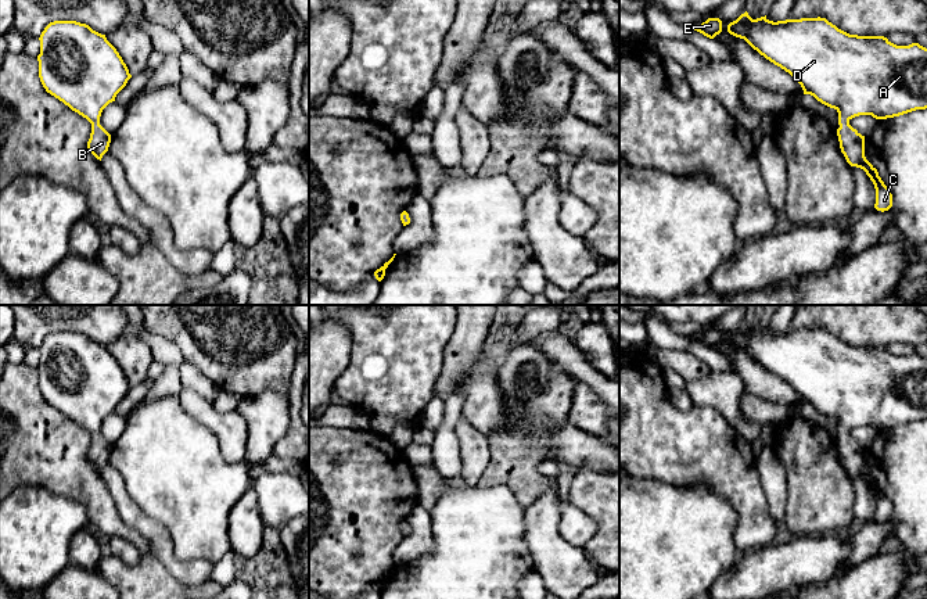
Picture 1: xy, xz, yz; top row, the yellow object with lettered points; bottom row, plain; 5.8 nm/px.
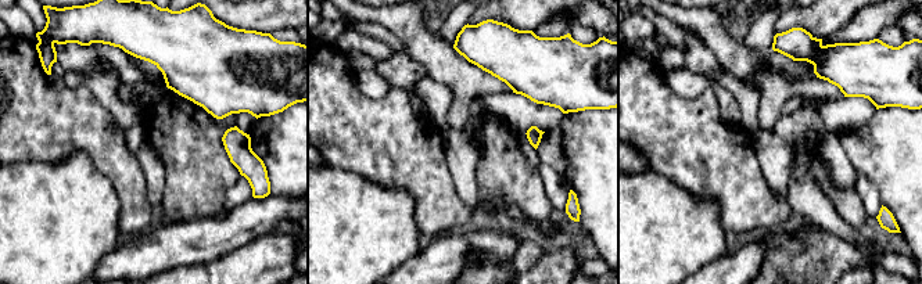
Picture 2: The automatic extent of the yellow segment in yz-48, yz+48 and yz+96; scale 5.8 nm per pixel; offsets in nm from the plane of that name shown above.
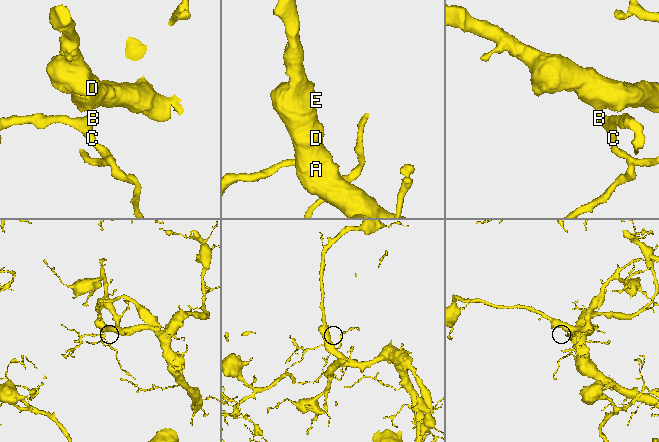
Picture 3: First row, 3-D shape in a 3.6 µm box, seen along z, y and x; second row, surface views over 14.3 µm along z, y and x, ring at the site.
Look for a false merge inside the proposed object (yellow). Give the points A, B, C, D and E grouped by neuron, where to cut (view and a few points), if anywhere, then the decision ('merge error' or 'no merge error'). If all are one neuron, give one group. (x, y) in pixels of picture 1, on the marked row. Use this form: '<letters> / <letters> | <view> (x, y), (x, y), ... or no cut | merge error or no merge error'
A B C D E | no cut | no merge error

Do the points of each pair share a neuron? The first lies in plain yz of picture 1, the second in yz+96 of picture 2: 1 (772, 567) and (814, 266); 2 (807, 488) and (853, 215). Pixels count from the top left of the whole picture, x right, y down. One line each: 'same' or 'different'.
1: different
2: same

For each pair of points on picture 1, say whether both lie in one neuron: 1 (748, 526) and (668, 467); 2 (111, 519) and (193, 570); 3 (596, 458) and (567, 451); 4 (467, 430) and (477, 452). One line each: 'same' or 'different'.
1: same
2: different
3: same
4: same

